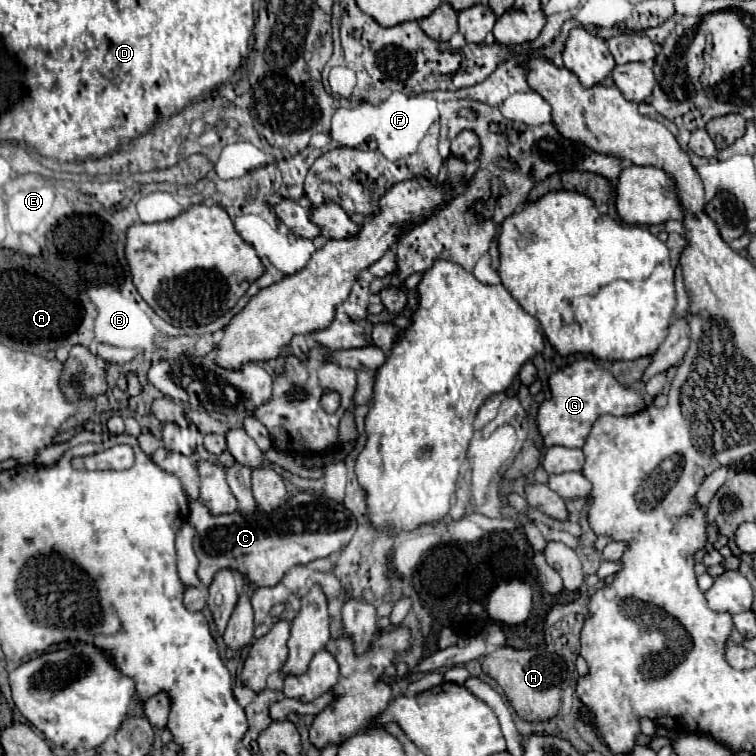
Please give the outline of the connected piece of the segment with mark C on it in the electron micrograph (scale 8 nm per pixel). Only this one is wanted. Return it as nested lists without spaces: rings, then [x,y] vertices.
[[[299,492],[271,514],[255,512],[247,518],[239,512],[213,516],[195,500],[191,502],[189,522],[197,532],[193,544],[199,558],[197,576],[205,586],[221,568],[239,570],[255,586],[275,586],[289,568],[343,550],[355,534],[355,516],[341,502],[309,492]]]

